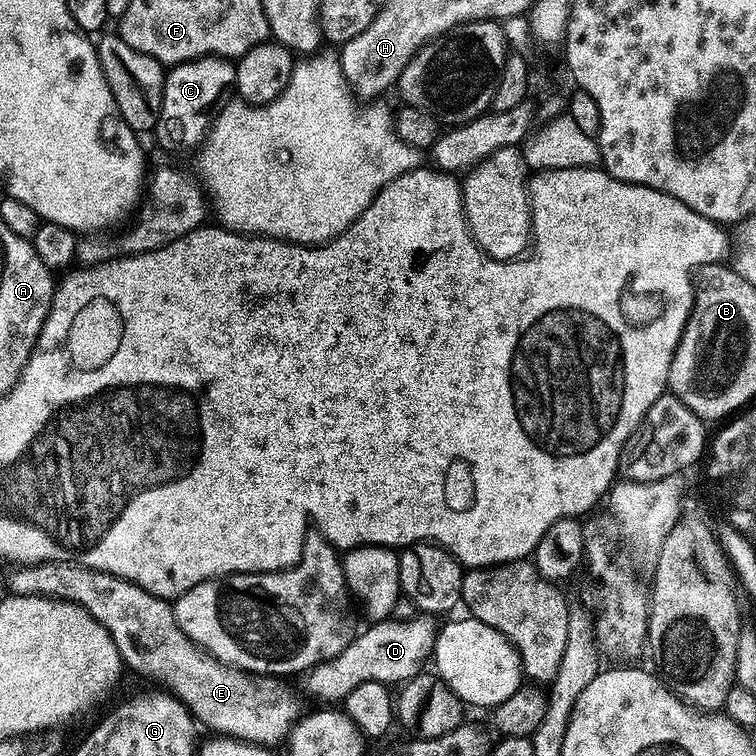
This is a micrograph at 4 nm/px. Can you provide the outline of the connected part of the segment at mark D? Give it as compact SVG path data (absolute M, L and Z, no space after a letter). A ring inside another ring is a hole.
M417 614L412 620L398 620L389 618L387 620L379 620L376 623L369 623L365 632L357 631L350 643L339 652L337 656L333 656L330 660L323 660L321 664L316 665L307 673L306 679L308 684L321 696L324 700L343 701L345 696L350 694L350 690L354 690L354 686L362 686L362 682L382 682L389 686L400 684L403 680L412 680L420 672L420 663L424 659L433 655L436 638L438 635L438 624L435 624L433 617L428 614Z

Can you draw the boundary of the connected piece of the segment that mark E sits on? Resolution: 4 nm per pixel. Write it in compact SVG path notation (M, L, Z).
M49 562L47 564L31 564L19 569L13 578L12 582L15 586L13 588L17 593L25 594L29 596L55 596L60 600L70 600L75 604L81 604L81 606L86 609L92 617L99 622L110 634L110 638L114 642L114 646L120 651L120 659L125 665L128 664L137 672L140 676L153 676L156 680L161 680L161 685L168 686L170 685L171 691L175 696L183 702L184 705L188 708L189 712L192 713L193 717L201 725L204 724L208 728L213 728L213 733L219 734L224 738L231 738L234 740L243 740L245 744L258 744L261 746L276 746L276 743L283 741L285 737L291 733L292 728L295 727L297 721L300 720L302 716L302 710L300 710L300 700L298 697L292 693L292 688L288 685L289 681L284 678L277 678L275 676L261 676L259 674L253 674L251 672L244 671L243 668L234 668L231 664L223 664L220 660L215 660L209 652L205 652L203 648L198 647L193 640L188 637L188 635L182 631L178 626L176 621L176 615L172 612L172 604L169 603L167 599L163 596L155 596L146 591L142 586L138 586L134 582L129 580L122 580L120 577L110 574L109 572L100 572L97 568L83 568L81 564L70 564L67 562Z

